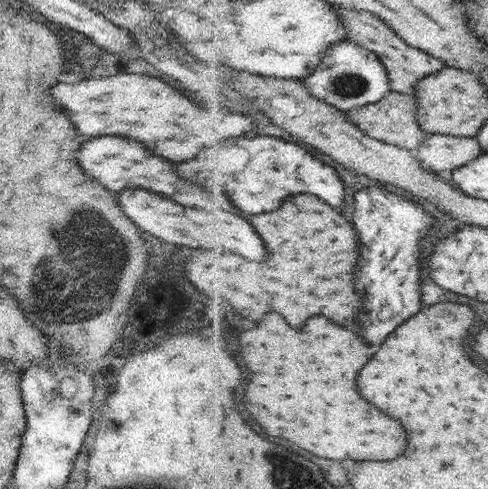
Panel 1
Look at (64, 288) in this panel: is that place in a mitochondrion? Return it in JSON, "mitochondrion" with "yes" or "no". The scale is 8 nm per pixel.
{"mitochondrion":"yes"}

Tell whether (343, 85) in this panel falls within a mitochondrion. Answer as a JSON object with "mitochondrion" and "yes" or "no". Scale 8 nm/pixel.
{"mitochondrion":"yes"}

